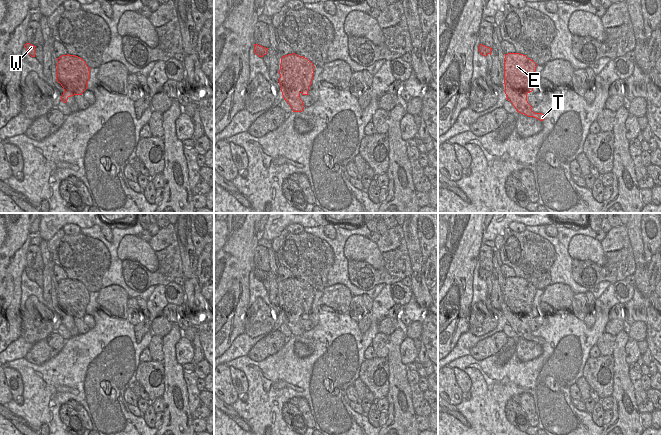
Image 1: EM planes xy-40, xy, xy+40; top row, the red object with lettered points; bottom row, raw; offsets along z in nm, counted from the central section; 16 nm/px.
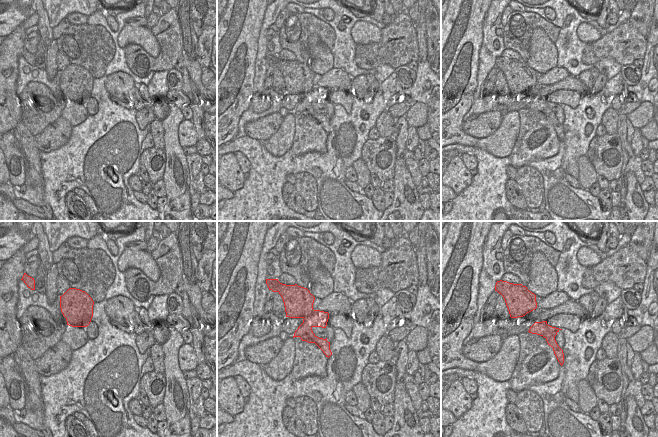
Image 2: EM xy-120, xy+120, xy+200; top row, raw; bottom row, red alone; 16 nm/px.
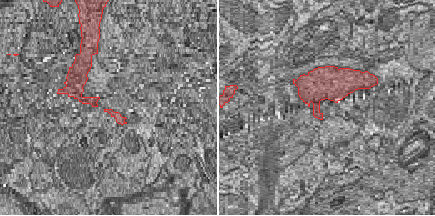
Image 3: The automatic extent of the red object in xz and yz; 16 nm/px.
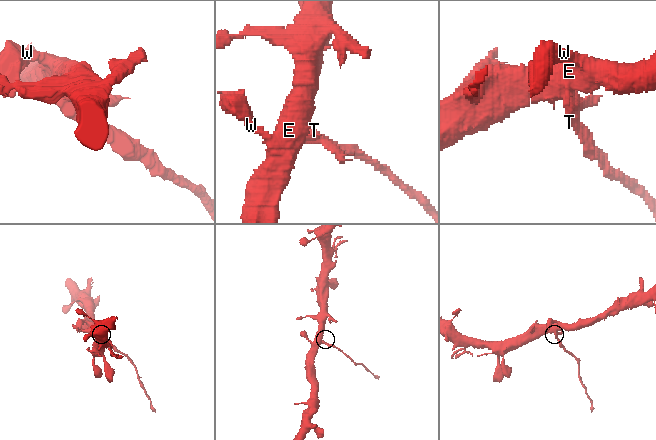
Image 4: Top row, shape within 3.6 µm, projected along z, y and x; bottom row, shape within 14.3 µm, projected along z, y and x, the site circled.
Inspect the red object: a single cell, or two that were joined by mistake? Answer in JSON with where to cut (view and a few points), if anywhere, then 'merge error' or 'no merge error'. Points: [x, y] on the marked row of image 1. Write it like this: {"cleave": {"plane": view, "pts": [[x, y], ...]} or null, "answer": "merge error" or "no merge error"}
{"cleave": {"plane": "xy+40", "pts": [[505, 83], [514, 89], [523, 89], [526, 95]]}, "answer": "merge error"}

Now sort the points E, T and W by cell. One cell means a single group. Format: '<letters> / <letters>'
E W / T

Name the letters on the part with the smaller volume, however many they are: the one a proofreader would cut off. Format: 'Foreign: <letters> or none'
Foreign: T

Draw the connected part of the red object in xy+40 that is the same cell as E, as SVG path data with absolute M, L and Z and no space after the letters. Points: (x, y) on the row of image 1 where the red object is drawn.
M508 53L504 58L504 83L515 90L533 91L537 64L520 53Z

